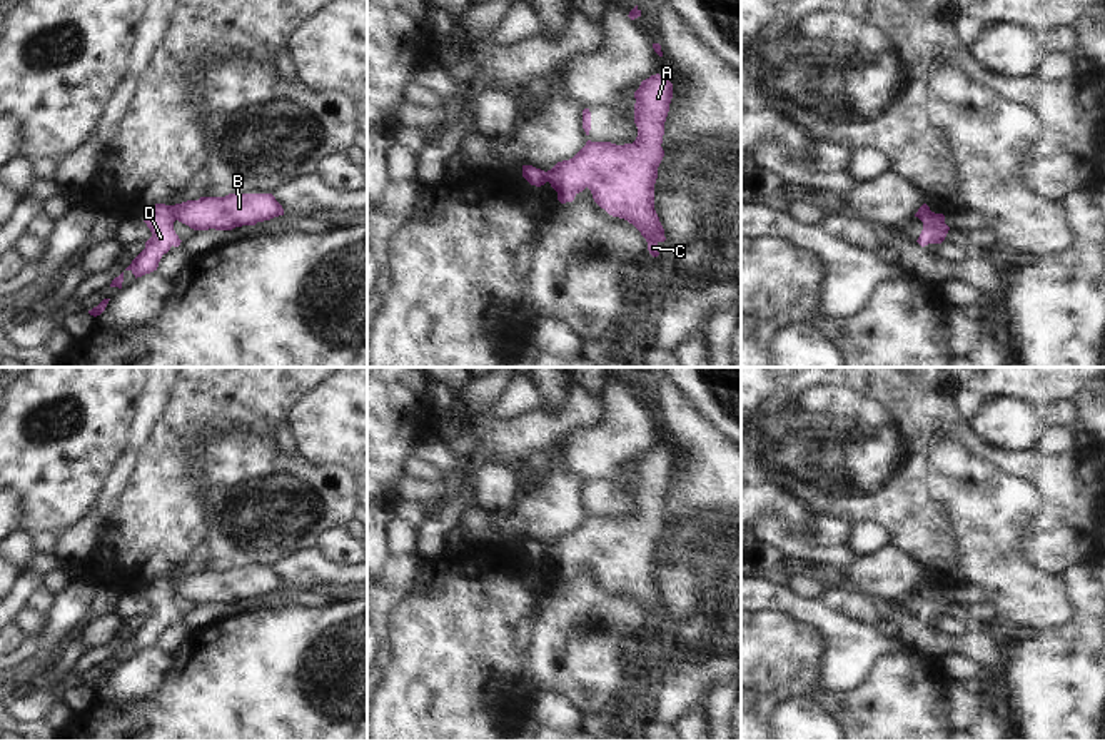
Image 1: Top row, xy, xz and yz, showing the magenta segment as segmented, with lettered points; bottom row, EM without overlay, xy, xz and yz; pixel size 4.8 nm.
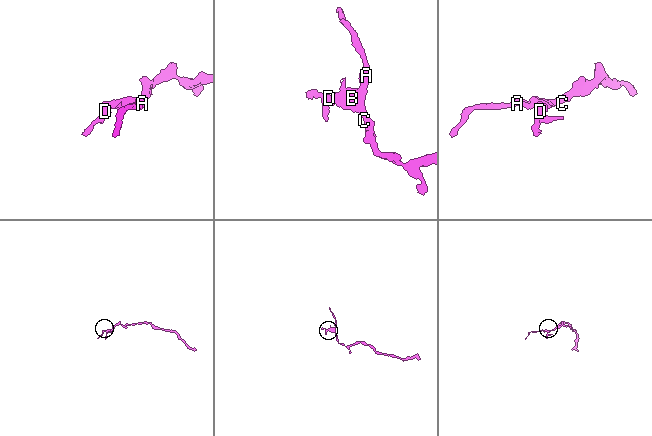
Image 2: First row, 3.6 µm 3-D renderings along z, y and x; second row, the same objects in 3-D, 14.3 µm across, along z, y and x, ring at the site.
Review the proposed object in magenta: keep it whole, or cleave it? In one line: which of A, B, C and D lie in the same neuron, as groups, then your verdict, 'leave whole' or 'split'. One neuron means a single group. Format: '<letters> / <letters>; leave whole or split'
A B C / D; split

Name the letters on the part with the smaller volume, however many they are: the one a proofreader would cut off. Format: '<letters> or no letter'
D

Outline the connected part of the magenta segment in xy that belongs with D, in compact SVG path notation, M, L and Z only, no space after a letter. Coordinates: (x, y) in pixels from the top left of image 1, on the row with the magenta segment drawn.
M165 204L152 205L144 215L144 222L152 232L152 237L145 242L145 249L132 260L125 269L130 270L135 279L157 270L159 262L170 247L179 247L180 239L174 230L174 207Z

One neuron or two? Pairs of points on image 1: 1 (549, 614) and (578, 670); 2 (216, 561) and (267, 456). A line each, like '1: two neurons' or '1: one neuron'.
1: one neuron
2: one neuron

